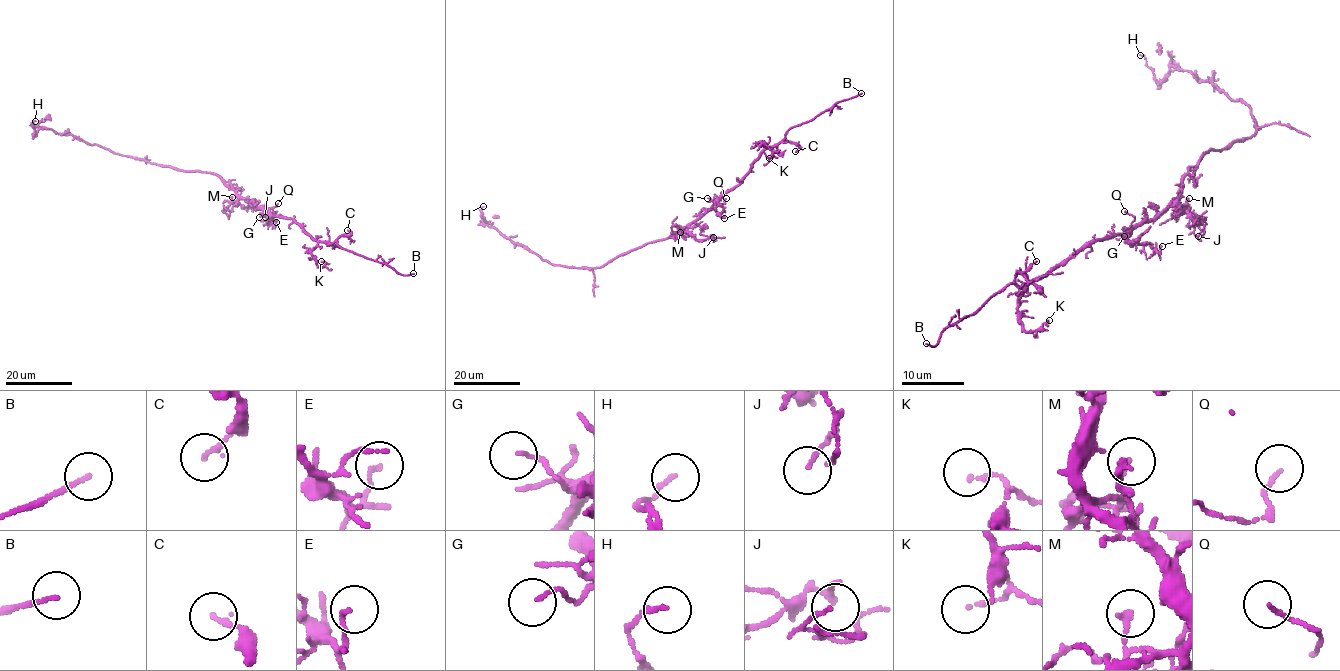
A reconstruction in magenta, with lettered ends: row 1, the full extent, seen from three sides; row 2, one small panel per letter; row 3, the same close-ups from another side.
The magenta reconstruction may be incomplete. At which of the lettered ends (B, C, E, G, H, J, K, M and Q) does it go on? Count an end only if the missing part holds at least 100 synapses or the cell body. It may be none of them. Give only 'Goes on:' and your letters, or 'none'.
Goes on: B

